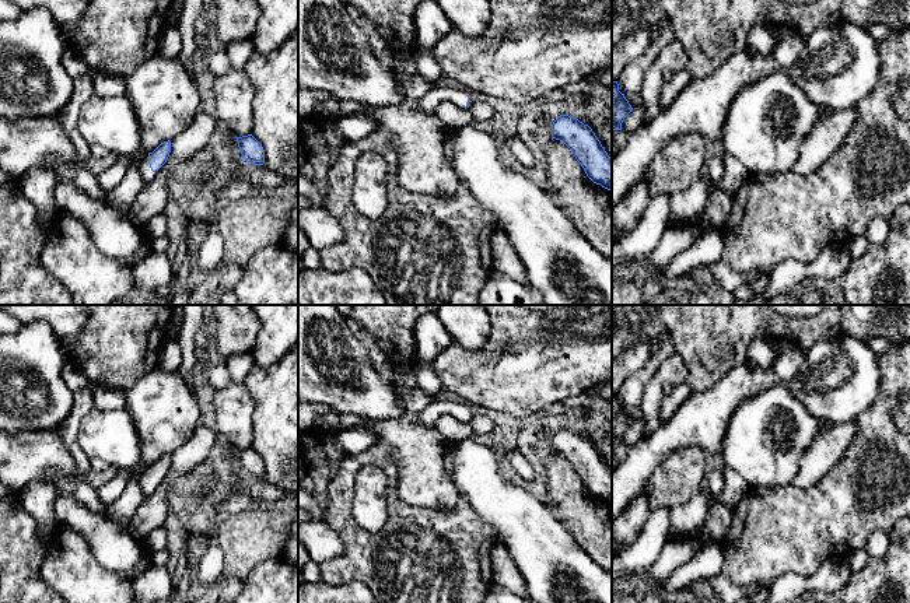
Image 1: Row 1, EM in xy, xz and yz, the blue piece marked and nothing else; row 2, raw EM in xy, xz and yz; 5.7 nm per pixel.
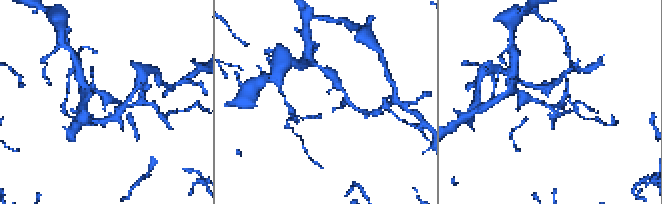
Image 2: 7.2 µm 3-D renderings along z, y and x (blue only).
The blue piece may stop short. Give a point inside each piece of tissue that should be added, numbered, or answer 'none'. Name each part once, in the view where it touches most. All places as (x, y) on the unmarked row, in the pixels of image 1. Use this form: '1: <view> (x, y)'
1: xy (142, 474)

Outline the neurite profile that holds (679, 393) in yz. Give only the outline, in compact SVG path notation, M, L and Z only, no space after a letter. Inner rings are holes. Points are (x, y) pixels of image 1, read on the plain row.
M685 381L673 385L672 389L664 395L659 420L665 423L668 418L671 418L692 395L693 392Z

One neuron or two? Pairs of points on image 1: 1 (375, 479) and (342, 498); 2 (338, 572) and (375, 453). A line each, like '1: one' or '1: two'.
1: two
2: one

